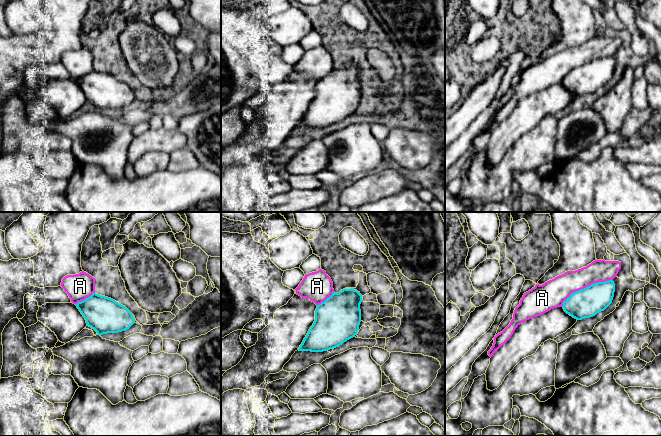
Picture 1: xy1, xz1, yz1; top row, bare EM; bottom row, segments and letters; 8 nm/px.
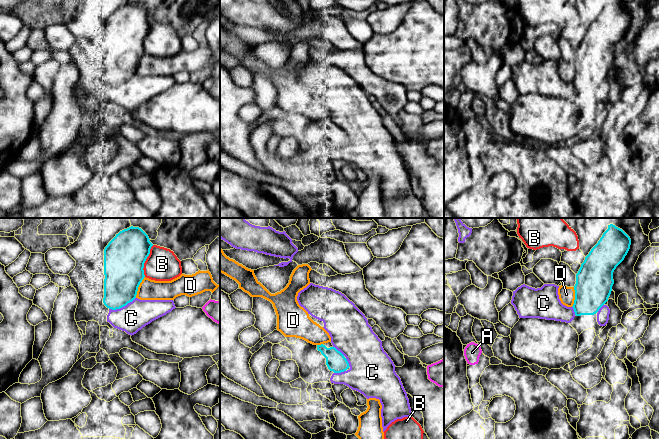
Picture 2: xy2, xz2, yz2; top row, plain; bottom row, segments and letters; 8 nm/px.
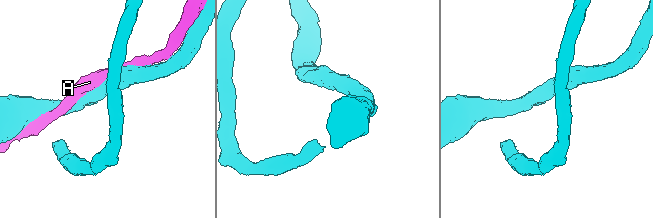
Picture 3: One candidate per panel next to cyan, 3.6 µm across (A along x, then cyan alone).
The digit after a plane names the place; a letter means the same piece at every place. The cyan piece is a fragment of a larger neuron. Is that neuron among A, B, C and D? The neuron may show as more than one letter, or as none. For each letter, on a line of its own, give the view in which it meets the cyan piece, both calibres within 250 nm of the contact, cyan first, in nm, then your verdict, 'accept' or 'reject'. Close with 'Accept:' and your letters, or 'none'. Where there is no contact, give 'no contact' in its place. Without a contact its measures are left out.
A: contact in yz1; calibres 240 and 200 nm; reject
B: contact in xy2; calibres 340 and 260 nm; reject
C: contact in xy2; calibres 300 and 220 nm; reject
D: contact in xy2; calibres 320 and 160 nm; reject
Accept: none

